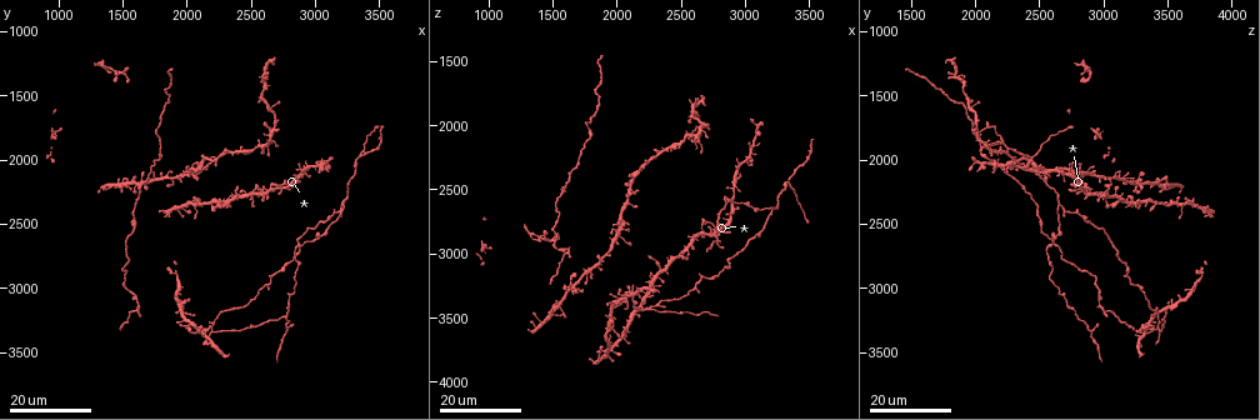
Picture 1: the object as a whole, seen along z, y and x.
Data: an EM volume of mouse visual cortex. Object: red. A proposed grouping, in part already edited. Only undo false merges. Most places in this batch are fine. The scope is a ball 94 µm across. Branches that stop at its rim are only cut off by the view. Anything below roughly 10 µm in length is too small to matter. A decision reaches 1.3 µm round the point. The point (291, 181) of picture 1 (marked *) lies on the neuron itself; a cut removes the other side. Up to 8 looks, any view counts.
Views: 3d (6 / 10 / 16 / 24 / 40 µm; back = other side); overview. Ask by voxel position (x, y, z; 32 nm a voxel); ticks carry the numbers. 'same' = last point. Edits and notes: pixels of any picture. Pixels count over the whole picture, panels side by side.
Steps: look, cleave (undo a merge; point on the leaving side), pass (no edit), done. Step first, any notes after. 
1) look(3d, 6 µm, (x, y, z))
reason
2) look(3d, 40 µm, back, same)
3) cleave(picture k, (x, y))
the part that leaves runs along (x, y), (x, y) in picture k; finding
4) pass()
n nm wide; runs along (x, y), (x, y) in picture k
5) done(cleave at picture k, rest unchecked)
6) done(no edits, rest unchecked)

look(3d, 24 µm, (1740, 2140, 3120))
small branch off a trunk

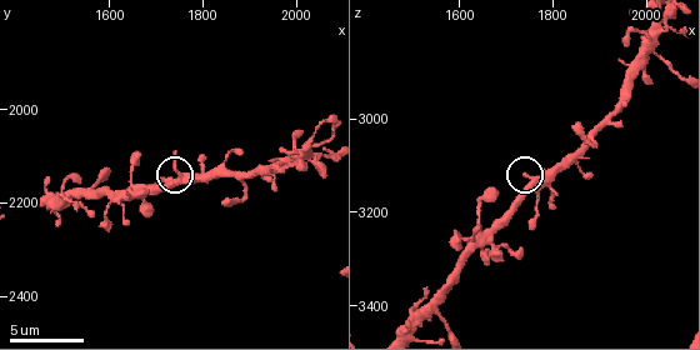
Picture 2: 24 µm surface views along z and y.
look(3d, 10 µm, (1755, 2150, 3140))

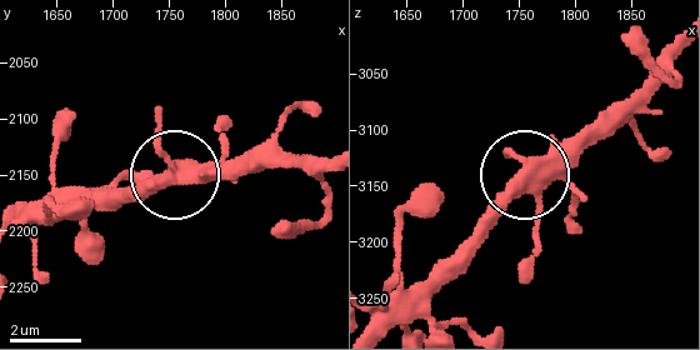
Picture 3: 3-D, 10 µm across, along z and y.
pass()
400 nm wide; continuous, no second neuron

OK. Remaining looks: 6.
look(3d, 10 µm, (2000, 2105, 2835))
looks like a crossing

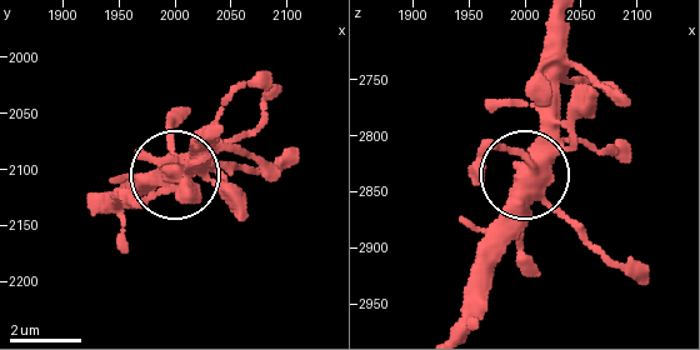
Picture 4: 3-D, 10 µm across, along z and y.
look(3d, 6 µm, (2000, 2104, 2838))
closer look

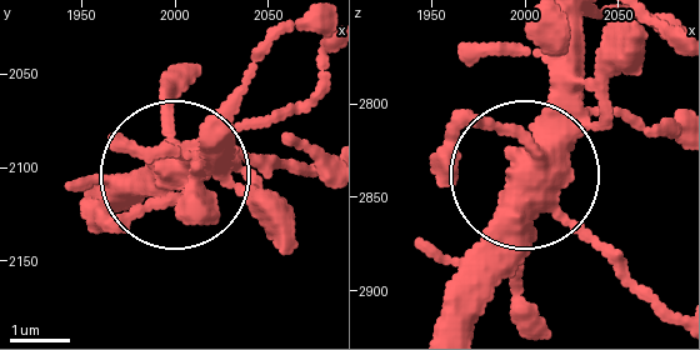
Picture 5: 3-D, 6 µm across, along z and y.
pass()
4 arms; all the same neuron

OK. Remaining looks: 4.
look(3d, 16 µm, (3320, 1960, 2460))
branch point

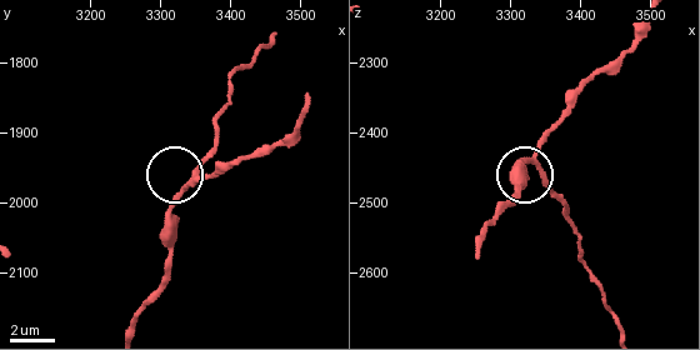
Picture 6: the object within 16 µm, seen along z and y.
look(3d, 10 µm, (3335, 1975, 2440))

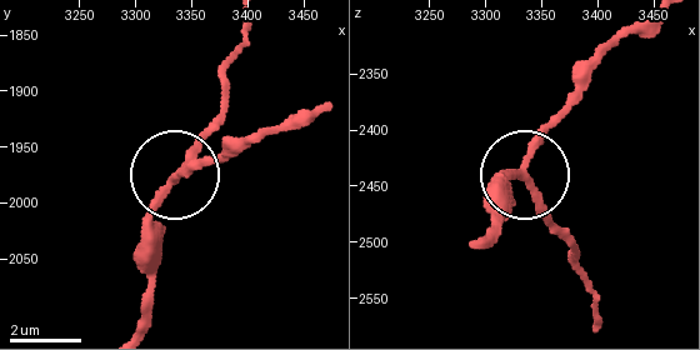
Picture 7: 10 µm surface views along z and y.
pass()
all the same neuron

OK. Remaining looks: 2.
look(3d, 24 µm, (3200, 2340, 2640))
thin arm on a thick one

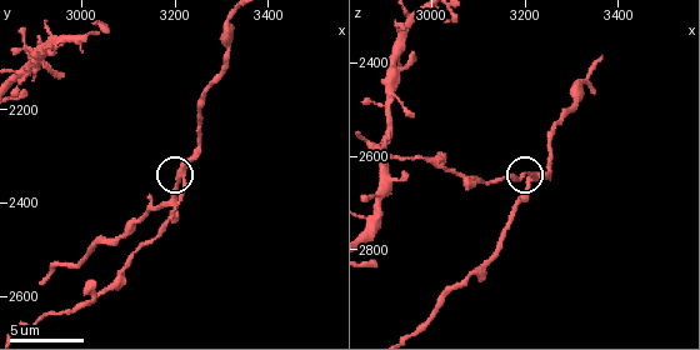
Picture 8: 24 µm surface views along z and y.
look(3d, 10 µm, (3210, 2350, 2655))

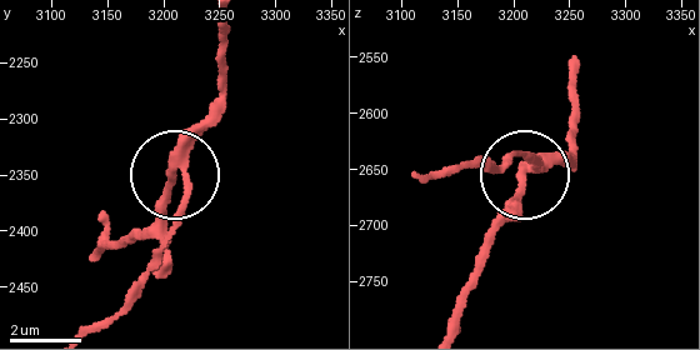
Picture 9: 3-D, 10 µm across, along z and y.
cleave(picture 9, (184, 201))
side arm 57 µm; the part that leaves runs along (190, 153), (190, 185), (166, 249), (136, 293), (91, 329) in picture 9; two neurons meet here

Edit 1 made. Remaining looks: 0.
done(cleave at picture 9, rest unchecked)

